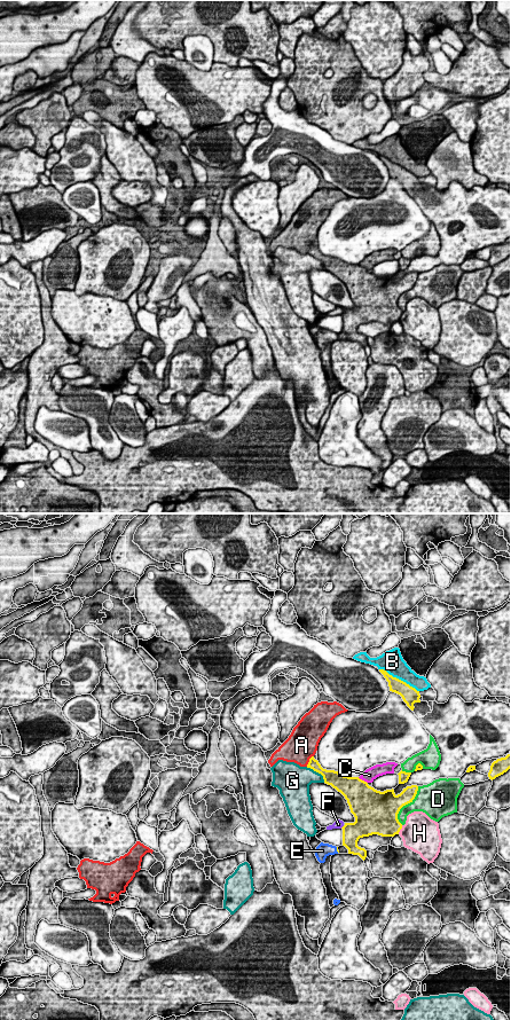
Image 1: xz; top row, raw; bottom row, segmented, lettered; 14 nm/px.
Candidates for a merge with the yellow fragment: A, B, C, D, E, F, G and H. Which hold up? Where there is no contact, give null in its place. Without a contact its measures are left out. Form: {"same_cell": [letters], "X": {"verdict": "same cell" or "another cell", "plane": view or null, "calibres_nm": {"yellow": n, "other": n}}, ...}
{"same_cell": ["E"], "A": {"verdict": "another cell", "plane": "xz", "calibres_nm": {"yellow": 140, "other": 440}}, "B": {"verdict": "another cell", "plane": "xz", "calibres_nm": {"yellow": 200, "other": 300}}, "C": {"verdict": "another cell", "plane": "xz", "calibres_nm": {"yellow": 400, "other": 180}}, "D": {"verdict": "another cell", "plane": "xz", "calibres_nm": {"yellow": 360, "other": 260}}, "E": {"verdict": "same cell", "plane": "xz", "calibres_nm": {"yellow": 30, "other": 200}}, "F": {"verdict": "another cell", "plane": "xz", "calibres_nm": {"yellow": 280, "other": 130}}, "G": {"verdict": "another cell", "plane": "xz", "calibres_nm": {"yellow": 220, "other": 320}}, "H": {"verdict": "another cell", "plane": "xz", "calibres_nm": {"yellow": 400, "other": 460}}}

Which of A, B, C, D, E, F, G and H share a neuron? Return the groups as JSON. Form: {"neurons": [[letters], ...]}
{"neurons": [["A"], ["B"], ["C"], ["D"], ["E"], ["F"], ["G"], ["H"]]}

